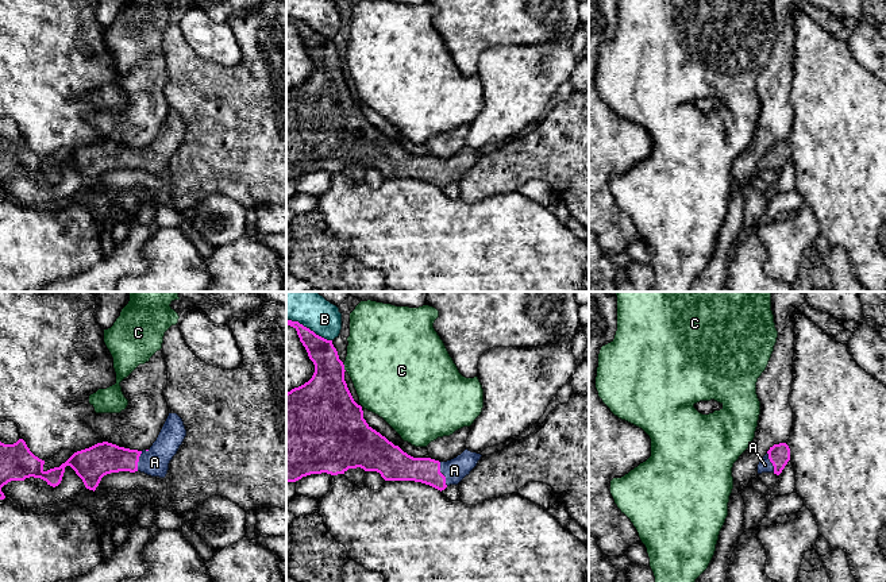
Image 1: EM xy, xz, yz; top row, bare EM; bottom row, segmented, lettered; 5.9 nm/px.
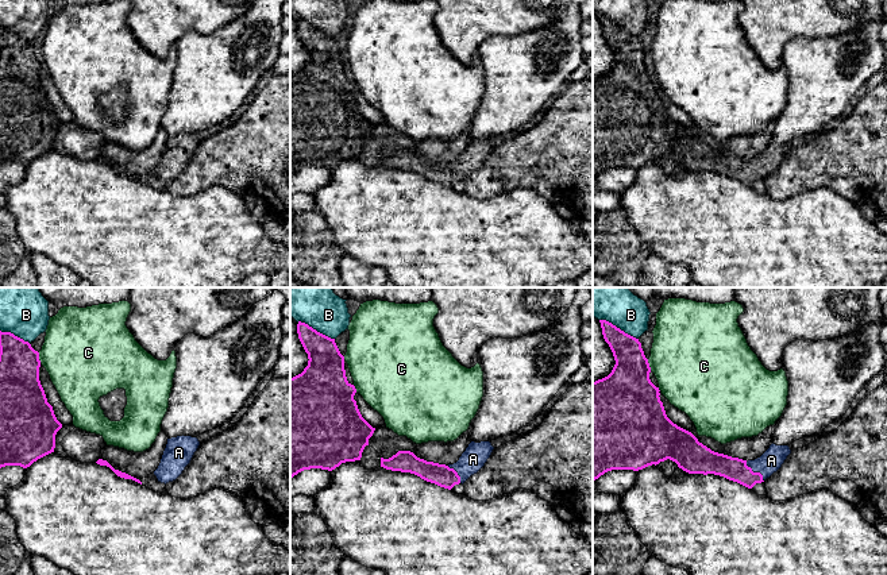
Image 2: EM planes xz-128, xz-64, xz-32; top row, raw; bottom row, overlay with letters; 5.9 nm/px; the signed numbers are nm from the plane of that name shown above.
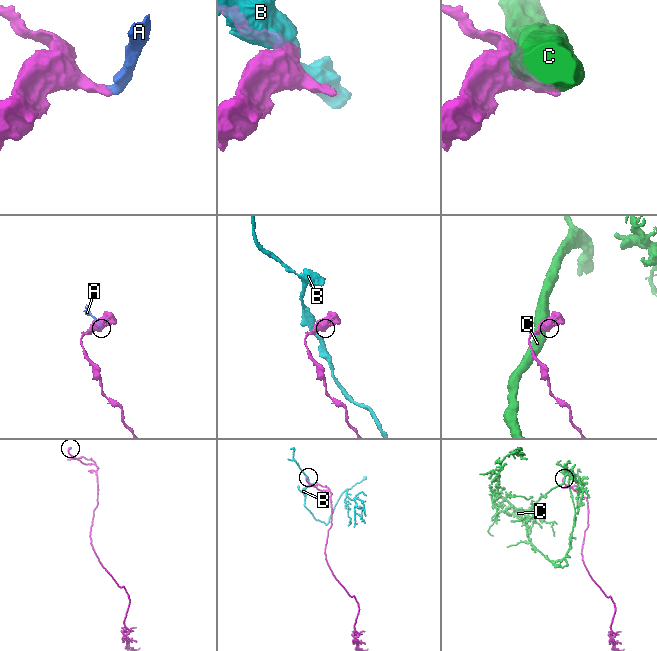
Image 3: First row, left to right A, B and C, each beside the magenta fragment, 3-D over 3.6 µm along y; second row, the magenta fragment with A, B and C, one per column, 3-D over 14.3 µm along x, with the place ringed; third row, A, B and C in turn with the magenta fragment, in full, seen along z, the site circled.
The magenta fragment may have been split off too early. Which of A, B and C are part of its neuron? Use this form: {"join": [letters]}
{"join": ["A"]}

